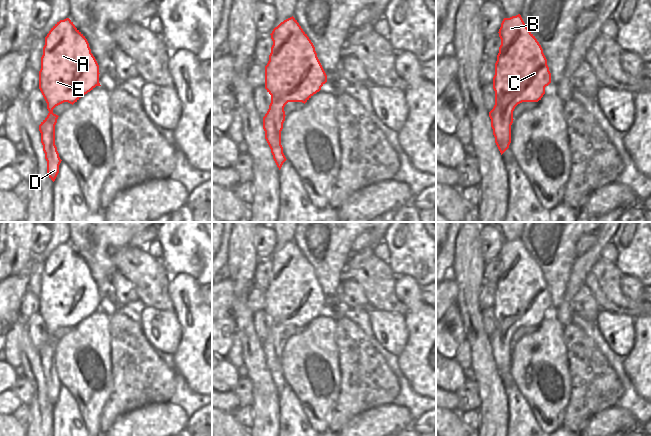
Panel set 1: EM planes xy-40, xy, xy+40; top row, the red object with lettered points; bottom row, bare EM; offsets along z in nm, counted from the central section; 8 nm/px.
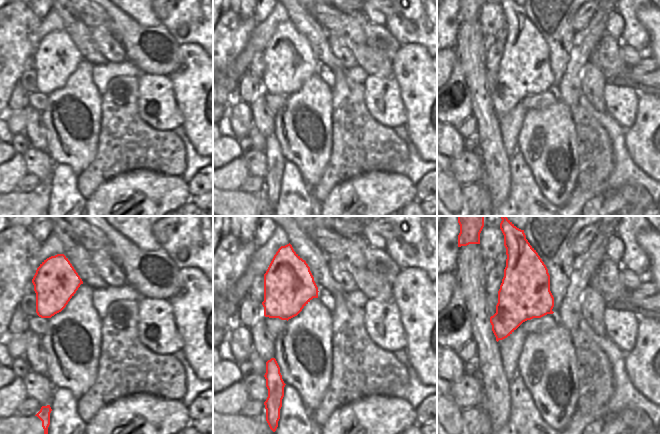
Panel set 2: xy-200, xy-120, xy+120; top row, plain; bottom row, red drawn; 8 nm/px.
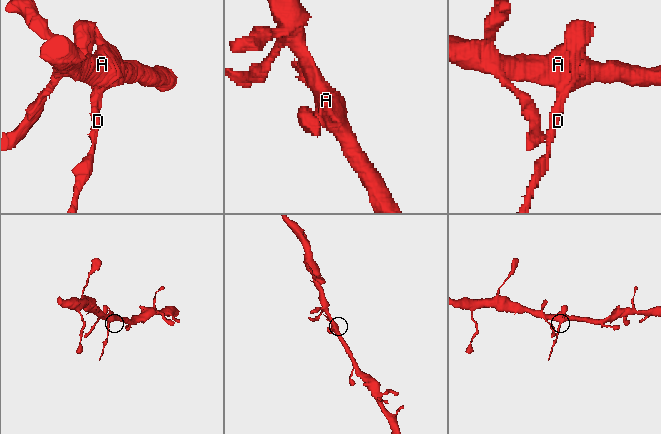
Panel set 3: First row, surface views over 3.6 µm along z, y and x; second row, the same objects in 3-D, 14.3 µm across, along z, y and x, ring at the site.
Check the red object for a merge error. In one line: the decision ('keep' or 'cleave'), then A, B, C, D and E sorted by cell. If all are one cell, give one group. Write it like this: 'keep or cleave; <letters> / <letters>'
keep; A B C D E

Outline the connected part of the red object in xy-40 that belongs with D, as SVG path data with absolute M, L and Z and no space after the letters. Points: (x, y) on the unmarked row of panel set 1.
M69 242L57 246L45 261L39 295L39 313L49 335L39 355L47 399L53 406L62 385L55 369L55 349L59 340L53 333L64 326L73 329L96 310L101 310L99 298L99 289L85 260Z

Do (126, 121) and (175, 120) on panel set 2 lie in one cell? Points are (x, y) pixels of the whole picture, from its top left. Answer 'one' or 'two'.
two

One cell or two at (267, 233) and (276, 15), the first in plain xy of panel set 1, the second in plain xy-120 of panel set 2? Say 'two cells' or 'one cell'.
two cells

